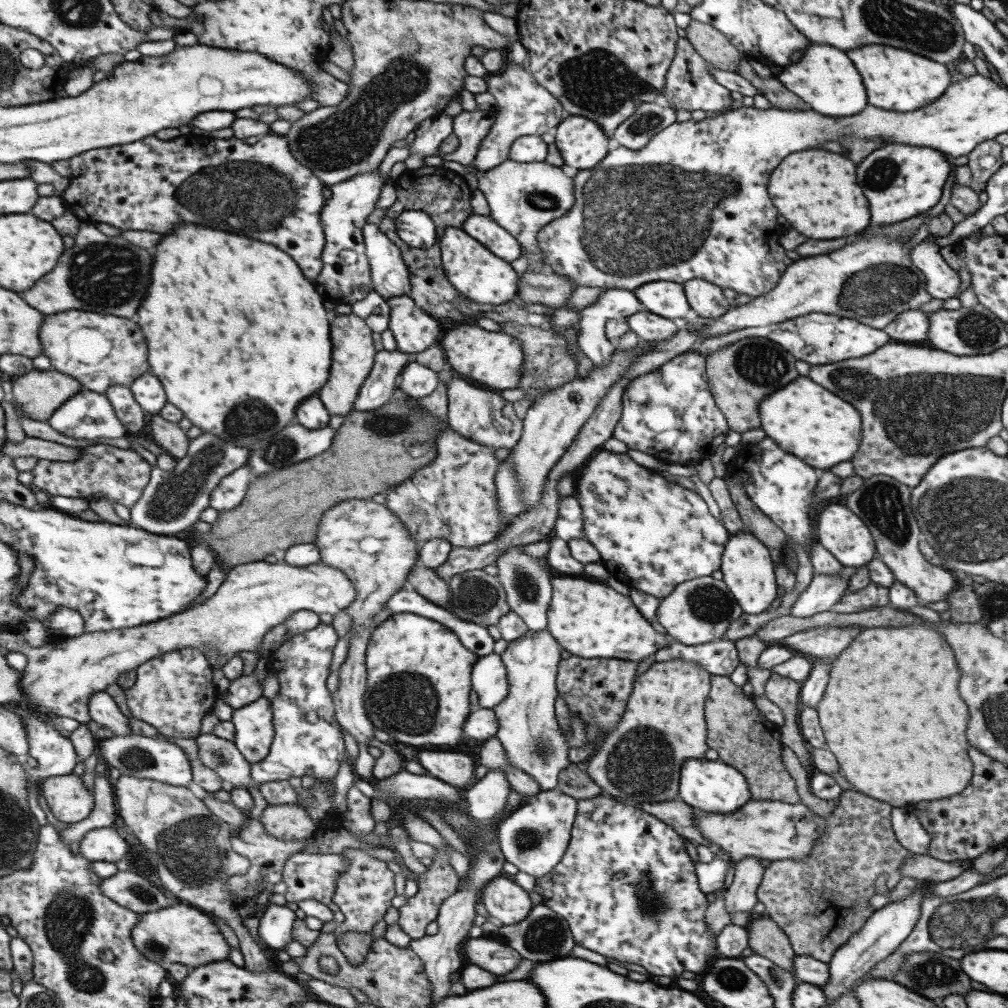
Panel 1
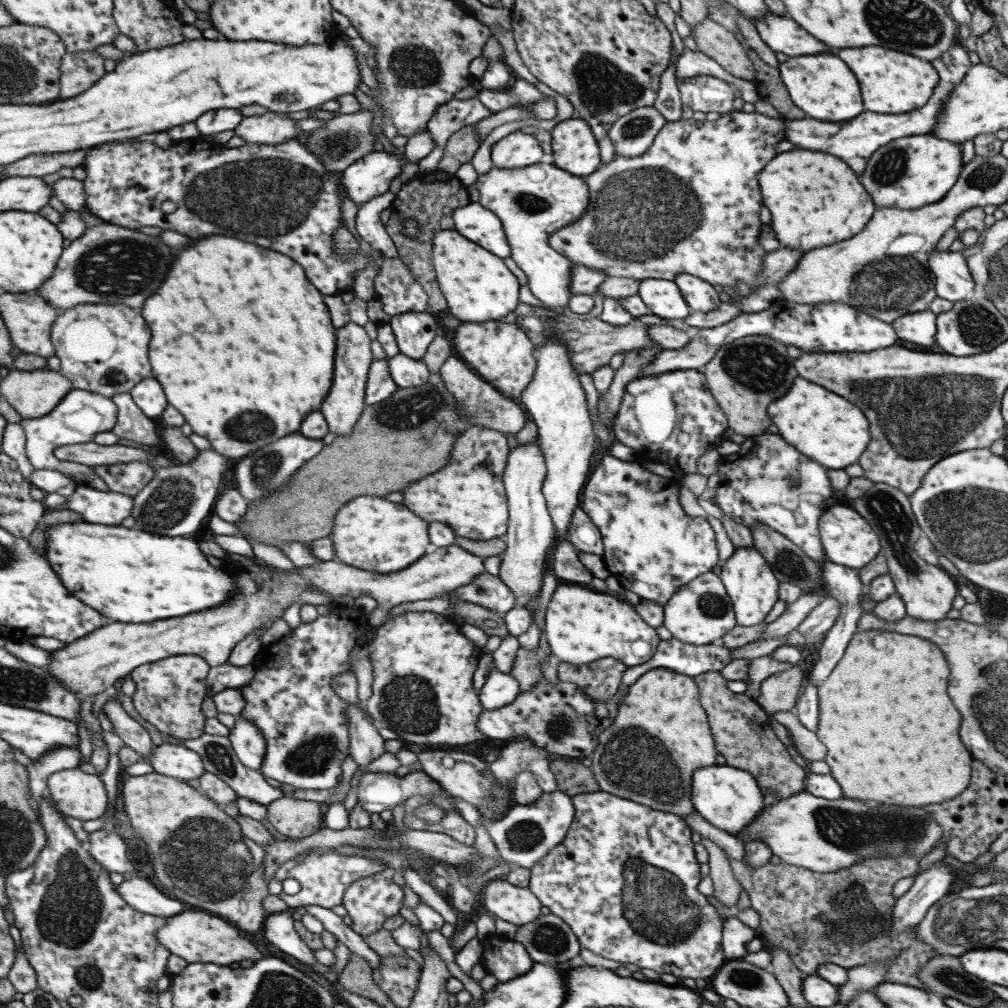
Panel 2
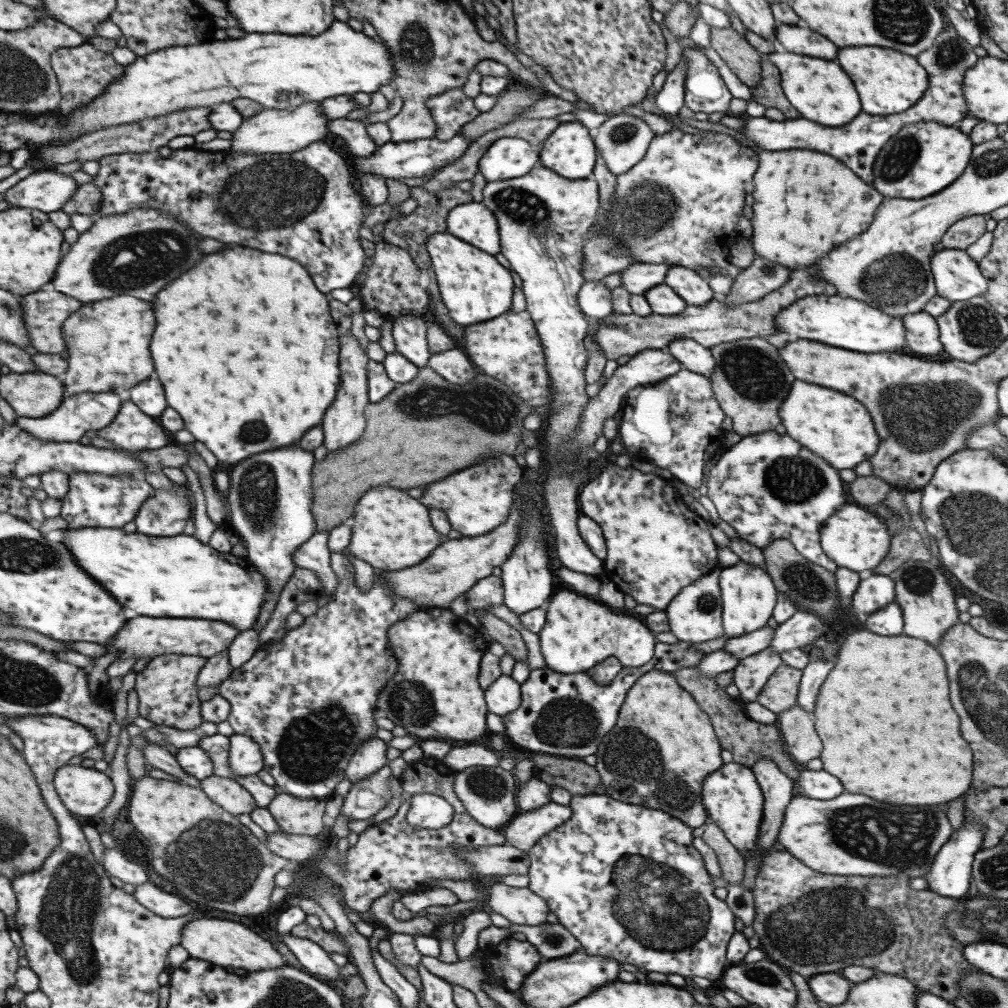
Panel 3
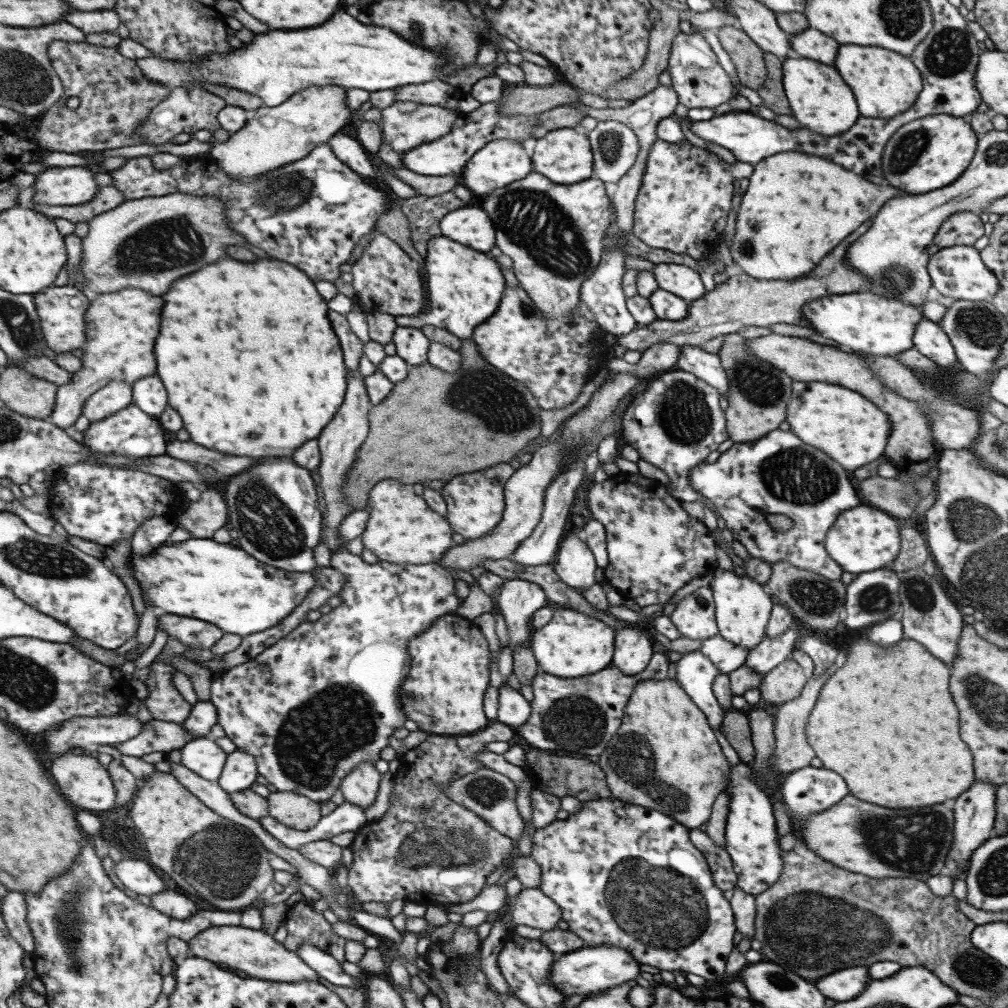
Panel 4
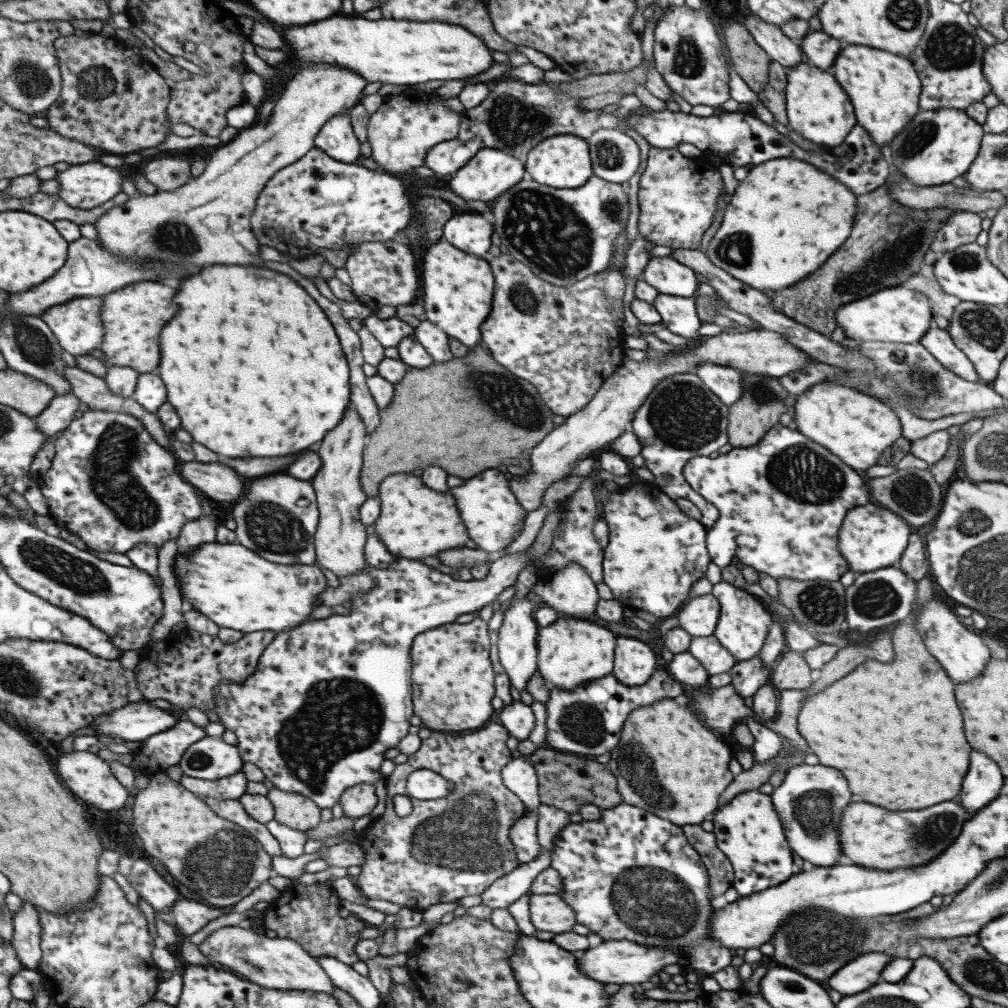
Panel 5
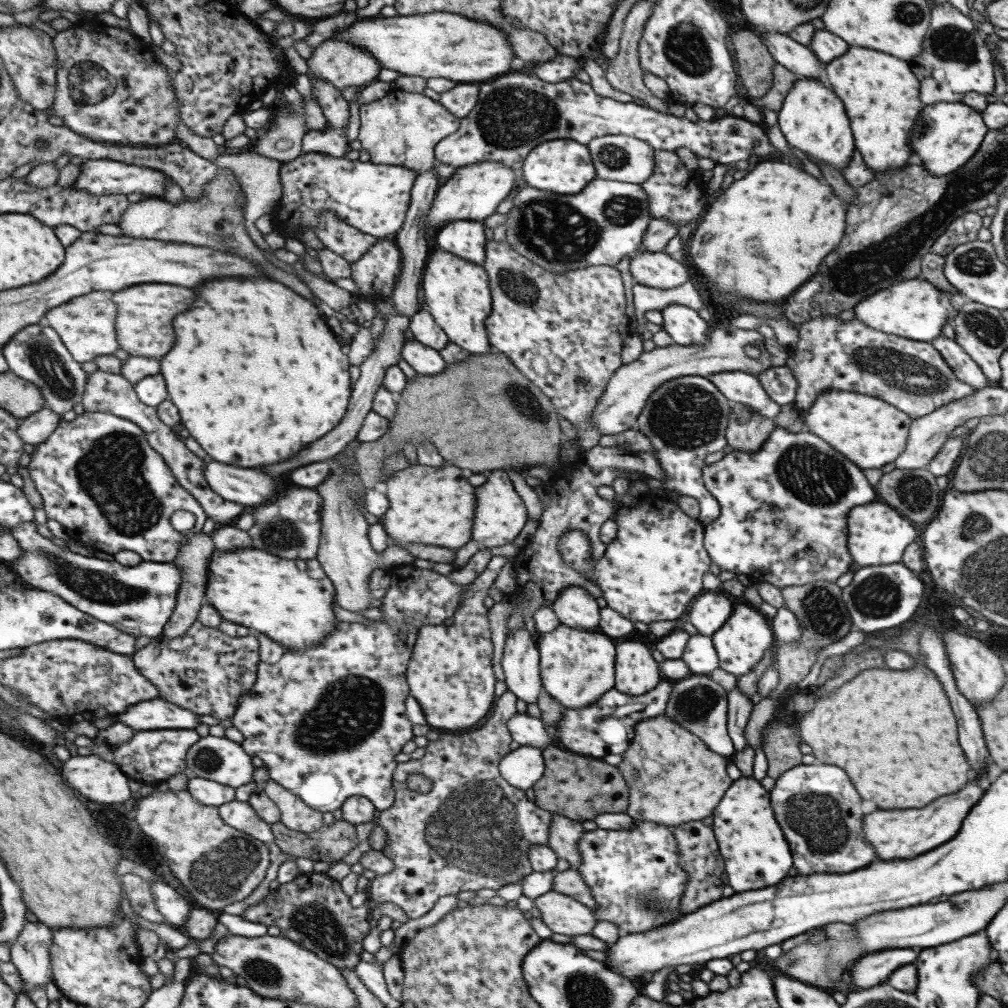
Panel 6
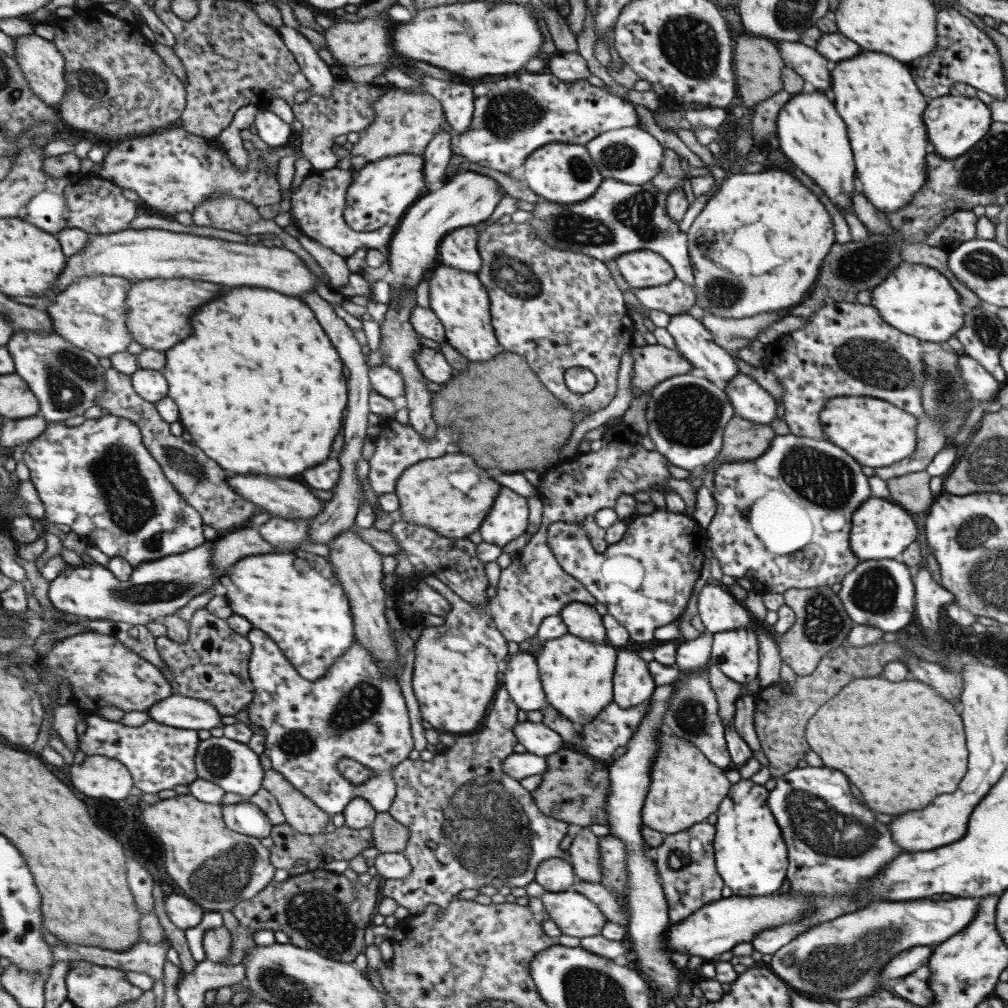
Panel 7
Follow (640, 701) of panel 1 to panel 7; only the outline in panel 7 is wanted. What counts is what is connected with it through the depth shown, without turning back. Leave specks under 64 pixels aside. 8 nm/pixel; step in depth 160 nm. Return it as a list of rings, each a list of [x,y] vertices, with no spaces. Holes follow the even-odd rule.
[[[660,729],[658,747],[650,766],[650,777],[643,808],[641,823],[661,834],[677,834],[693,824],[707,819],[727,795],[731,783],[725,777],[725,770],[712,765],[693,744]]]

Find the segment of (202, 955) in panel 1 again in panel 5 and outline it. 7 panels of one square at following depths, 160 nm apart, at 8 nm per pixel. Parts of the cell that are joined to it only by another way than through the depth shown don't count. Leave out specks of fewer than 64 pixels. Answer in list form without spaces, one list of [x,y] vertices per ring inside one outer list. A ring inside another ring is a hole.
[[[225,926],[211,932],[196,948],[209,962],[220,964],[224,970],[229,970],[246,981],[263,988],[284,991],[324,992],[331,996],[335,988],[326,972],[319,966],[316,958],[312,957],[305,949],[301,949],[299,944],[290,939],[267,938],[265,935],[255,934],[255,932],[242,927]]]

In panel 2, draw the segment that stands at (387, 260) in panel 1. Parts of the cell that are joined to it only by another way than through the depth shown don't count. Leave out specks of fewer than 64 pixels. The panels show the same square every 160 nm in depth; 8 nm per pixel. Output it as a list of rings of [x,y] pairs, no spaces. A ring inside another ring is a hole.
[[[390,189],[379,196],[372,196],[371,200],[357,205],[358,209],[354,218],[357,234],[377,250],[380,257],[395,258],[398,256],[395,245],[384,229],[379,219],[379,213],[384,208],[390,208],[392,200],[396,197],[396,191]]]

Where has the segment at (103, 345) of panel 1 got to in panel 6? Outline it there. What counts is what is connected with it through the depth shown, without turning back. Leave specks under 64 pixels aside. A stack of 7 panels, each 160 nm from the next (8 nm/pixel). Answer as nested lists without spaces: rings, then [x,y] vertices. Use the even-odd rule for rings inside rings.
[[[136,284],[111,293],[116,306],[115,339],[119,349],[131,356],[141,356],[152,360],[161,360],[169,352],[173,342],[171,318],[179,312],[185,312],[193,302],[193,290],[179,288],[171,284]],[[42,407],[37,412],[19,420],[17,434],[25,444],[37,445],[55,430],[60,419],[60,415]]]

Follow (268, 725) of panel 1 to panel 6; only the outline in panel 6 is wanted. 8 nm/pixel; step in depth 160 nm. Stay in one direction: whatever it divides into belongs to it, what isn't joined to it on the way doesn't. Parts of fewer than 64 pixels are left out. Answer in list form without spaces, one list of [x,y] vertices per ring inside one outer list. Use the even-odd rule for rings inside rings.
[[[190,776],[186,782],[186,791],[203,806],[219,807],[233,801],[235,789],[213,780]]]

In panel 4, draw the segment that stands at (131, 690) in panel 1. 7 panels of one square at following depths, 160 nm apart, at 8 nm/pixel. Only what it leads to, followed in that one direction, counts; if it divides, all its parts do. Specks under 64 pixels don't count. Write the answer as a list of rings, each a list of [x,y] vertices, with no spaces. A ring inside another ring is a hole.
[[[153,660],[148,668],[148,678],[145,680],[148,697],[142,699],[142,703],[153,719],[181,725],[192,706],[173,687],[175,668],[161,660]]]

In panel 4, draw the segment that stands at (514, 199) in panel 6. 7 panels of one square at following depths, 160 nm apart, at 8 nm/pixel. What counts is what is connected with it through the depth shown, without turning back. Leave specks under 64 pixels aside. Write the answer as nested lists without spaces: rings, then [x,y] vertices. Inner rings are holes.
[[[532,170],[525,178],[493,189],[479,199],[479,206],[487,213],[495,228],[494,245],[511,260],[511,270],[518,285],[547,321],[571,321],[572,310],[578,305],[582,280],[595,270],[600,261],[604,232],[613,221],[610,218],[611,200],[607,191],[606,184],[595,176],[564,185],[552,183]]]

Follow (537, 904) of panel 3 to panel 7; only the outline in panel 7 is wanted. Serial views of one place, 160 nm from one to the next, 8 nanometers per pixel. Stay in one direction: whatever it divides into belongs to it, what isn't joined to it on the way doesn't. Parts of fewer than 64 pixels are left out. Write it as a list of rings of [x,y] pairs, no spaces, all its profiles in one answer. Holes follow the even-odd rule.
[[[545,891],[540,900],[548,919],[556,924],[561,935],[578,939],[600,935],[601,927],[607,921],[586,896],[575,891]]]

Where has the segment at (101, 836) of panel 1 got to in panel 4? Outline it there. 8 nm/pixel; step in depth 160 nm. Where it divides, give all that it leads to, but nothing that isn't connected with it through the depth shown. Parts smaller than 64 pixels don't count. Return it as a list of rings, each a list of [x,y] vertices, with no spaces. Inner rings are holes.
[[[119,860],[114,864],[113,872],[125,888],[136,894],[151,896],[165,889],[151,866],[141,860]]]

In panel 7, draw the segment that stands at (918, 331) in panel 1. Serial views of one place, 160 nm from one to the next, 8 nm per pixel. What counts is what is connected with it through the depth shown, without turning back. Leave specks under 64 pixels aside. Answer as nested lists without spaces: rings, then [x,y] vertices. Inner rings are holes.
[[[959,352],[956,354],[959,358],[958,369],[961,379],[963,379],[963,385],[969,392],[969,396],[981,402],[989,401],[997,396],[1001,384],[969,356],[961,355]]]

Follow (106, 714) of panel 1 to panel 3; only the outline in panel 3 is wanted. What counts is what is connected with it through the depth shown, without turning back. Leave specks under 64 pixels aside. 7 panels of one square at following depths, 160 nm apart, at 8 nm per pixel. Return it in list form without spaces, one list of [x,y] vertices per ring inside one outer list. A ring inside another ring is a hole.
[[[149,743],[142,748],[142,755],[144,762],[152,766],[152,768],[157,768],[161,772],[178,777],[182,785],[200,788],[200,781],[194,776],[187,774],[184,770],[181,770],[175,757],[165,748]]]

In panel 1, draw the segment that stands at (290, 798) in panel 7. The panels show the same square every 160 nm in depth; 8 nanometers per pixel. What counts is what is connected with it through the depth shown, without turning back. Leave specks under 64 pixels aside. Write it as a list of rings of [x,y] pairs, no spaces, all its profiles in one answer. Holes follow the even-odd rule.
[[[291,804],[267,805],[259,818],[265,833],[281,841],[301,841],[315,835],[316,827],[305,808]]]

